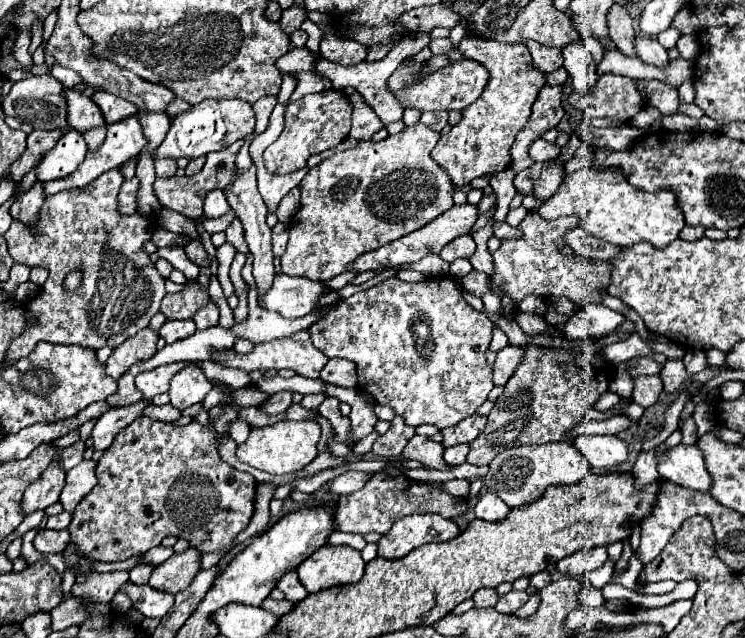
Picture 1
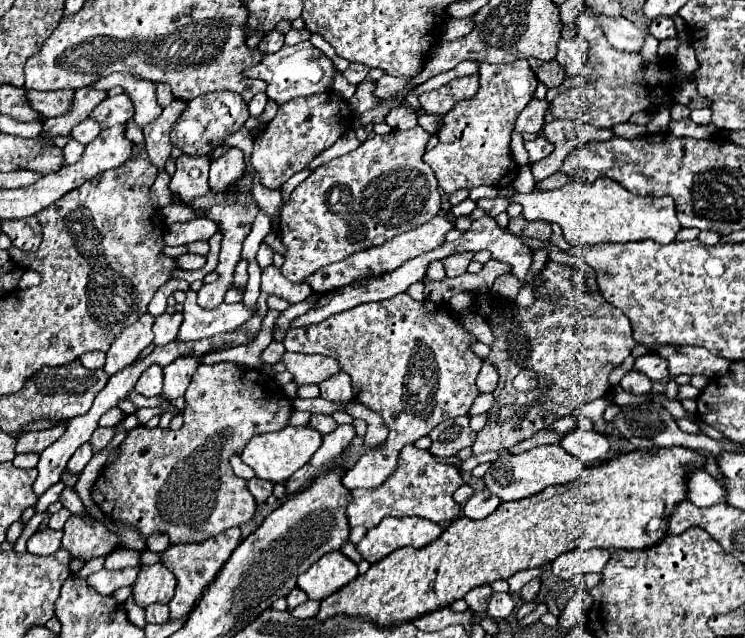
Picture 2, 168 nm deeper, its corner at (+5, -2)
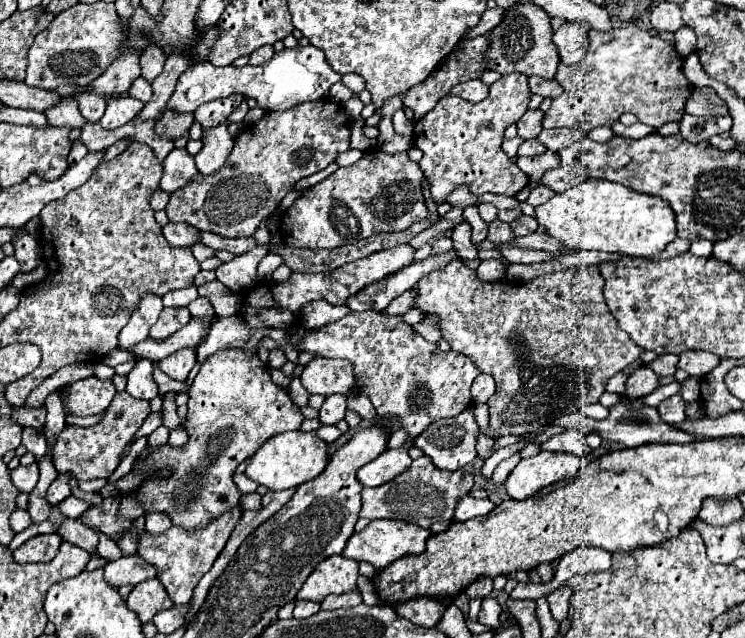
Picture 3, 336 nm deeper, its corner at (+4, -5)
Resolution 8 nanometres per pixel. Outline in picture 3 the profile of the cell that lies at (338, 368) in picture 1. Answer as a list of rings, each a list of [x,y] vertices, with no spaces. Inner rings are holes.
[[[341,393],[325,397],[323,407],[319,409],[319,421],[323,425],[335,425],[337,421],[341,421],[345,417],[345,411],[347,411],[345,401],[347,401],[347,395],[341,395]]]

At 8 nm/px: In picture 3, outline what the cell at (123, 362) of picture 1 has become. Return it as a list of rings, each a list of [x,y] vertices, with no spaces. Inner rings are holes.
[[[145,297],[137,311],[133,311],[129,323],[121,329],[119,333],[119,349],[131,349],[133,345],[149,339],[149,329],[153,327],[153,323],[157,321],[159,313],[163,311],[161,299],[159,297]]]

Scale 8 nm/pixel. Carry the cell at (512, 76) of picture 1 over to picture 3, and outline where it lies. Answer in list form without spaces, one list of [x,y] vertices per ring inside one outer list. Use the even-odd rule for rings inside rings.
[[[507,73],[489,87],[487,99],[469,103],[457,96],[447,95],[415,123],[413,141],[423,151],[419,167],[431,183],[431,195],[443,203],[457,187],[467,185],[471,193],[501,193],[517,195],[527,183],[527,175],[505,155],[501,143],[505,129],[523,117],[529,107],[529,83],[523,73]]]

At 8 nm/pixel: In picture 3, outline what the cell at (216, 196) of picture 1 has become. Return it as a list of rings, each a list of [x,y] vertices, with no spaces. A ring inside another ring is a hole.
[[[173,149],[163,163],[163,177],[159,187],[167,193],[173,193],[193,181],[193,177],[199,177],[193,157],[187,153],[187,149]]]

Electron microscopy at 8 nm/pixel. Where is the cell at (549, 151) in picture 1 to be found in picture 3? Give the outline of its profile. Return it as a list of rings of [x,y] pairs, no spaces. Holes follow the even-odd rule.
[[[529,139],[529,141],[525,141],[525,143],[519,147],[519,157],[523,157],[523,155],[541,155],[541,153],[545,153],[545,151],[547,151],[547,147],[541,145],[537,139]]]

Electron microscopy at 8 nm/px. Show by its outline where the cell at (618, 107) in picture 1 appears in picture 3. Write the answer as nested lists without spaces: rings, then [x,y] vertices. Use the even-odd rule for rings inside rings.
[[[634,25],[616,28],[611,33],[589,31],[589,49],[587,55],[579,61],[577,67],[559,65],[557,81],[563,87],[563,93],[553,99],[549,111],[543,117],[545,129],[555,127],[575,127],[581,133],[589,133],[601,125],[613,125],[623,113],[633,113],[641,123],[651,127],[661,127],[669,121],[679,121],[685,113],[685,99],[691,95],[689,81],[681,73],[683,57],[675,51],[673,43],[663,41],[661,37],[651,37],[649,31],[643,31]]]

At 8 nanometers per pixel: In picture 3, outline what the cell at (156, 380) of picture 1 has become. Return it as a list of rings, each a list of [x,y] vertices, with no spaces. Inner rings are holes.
[[[149,359],[137,361],[133,371],[127,375],[127,391],[137,399],[147,399],[147,401],[159,395],[159,387],[153,381],[153,367]]]

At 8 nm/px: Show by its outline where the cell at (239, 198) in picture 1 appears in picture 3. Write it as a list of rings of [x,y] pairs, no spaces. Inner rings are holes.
[[[219,125],[203,133],[203,143],[205,145],[201,153],[195,155],[195,163],[203,175],[209,175],[221,169],[221,165],[225,165],[227,155],[233,151],[233,139],[227,131],[227,125]]]

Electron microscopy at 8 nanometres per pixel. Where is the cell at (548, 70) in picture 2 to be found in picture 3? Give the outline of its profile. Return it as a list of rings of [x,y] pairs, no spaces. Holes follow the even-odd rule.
[[[529,77],[529,87],[531,87],[531,93],[537,93],[541,97],[557,97],[563,93],[563,89],[559,87],[559,83],[553,79],[553,81],[545,81],[543,77]]]

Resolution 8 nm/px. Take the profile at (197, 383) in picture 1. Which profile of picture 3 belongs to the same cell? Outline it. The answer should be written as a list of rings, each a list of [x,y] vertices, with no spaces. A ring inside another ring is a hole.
[[[181,349],[177,353],[171,353],[169,357],[161,359],[159,365],[163,373],[167,373],[175,381],[185,381],[191,373],[191,367],[195,365],[195,349]]]

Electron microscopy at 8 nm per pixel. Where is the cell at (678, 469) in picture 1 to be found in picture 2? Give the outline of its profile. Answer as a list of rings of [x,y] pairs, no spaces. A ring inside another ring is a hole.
[[[694,470],[688,476],[688,500],[694,506],[714,506],[726,502],[726,490],[706,470]]]

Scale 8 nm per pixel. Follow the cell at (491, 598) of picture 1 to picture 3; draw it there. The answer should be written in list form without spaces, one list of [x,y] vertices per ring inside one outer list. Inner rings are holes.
[[[481,577],[475,583],[471,583],[465,593],[469,599],[485,599],[491,591],[493,591],[493,581],[489,577]]]

